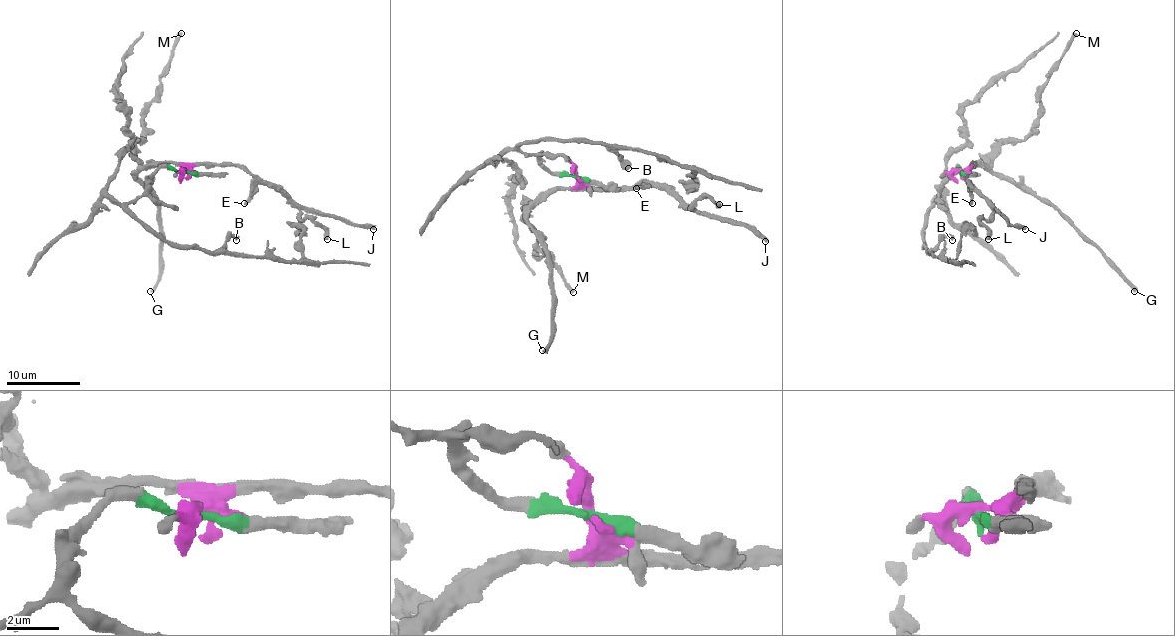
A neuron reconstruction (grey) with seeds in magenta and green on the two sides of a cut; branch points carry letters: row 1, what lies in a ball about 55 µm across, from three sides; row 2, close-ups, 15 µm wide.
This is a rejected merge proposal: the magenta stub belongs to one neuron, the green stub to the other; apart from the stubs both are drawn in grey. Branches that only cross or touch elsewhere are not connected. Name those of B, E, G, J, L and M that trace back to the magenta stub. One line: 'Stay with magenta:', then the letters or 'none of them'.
Stay with magenta: E, G, J, L, M

